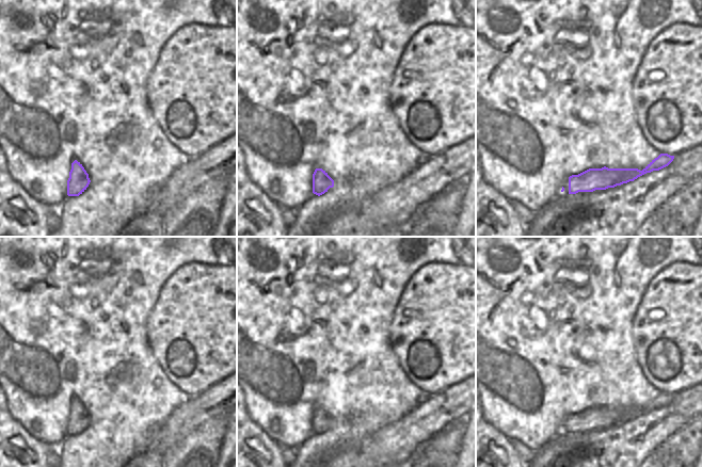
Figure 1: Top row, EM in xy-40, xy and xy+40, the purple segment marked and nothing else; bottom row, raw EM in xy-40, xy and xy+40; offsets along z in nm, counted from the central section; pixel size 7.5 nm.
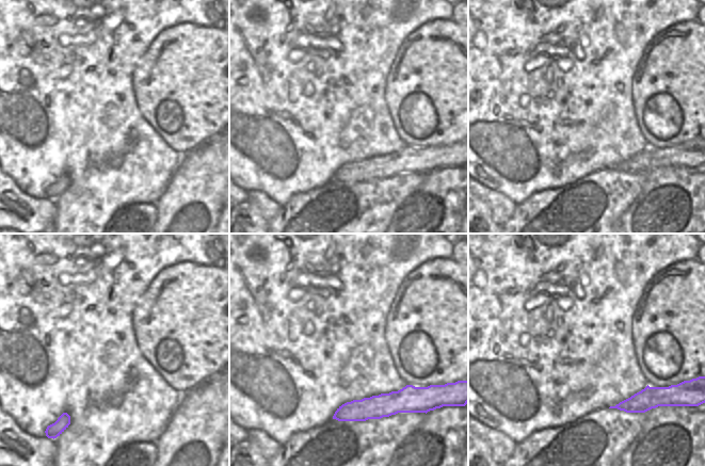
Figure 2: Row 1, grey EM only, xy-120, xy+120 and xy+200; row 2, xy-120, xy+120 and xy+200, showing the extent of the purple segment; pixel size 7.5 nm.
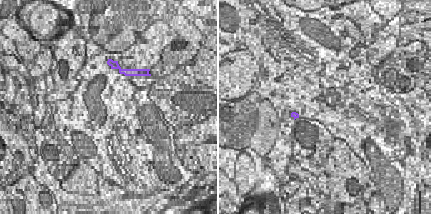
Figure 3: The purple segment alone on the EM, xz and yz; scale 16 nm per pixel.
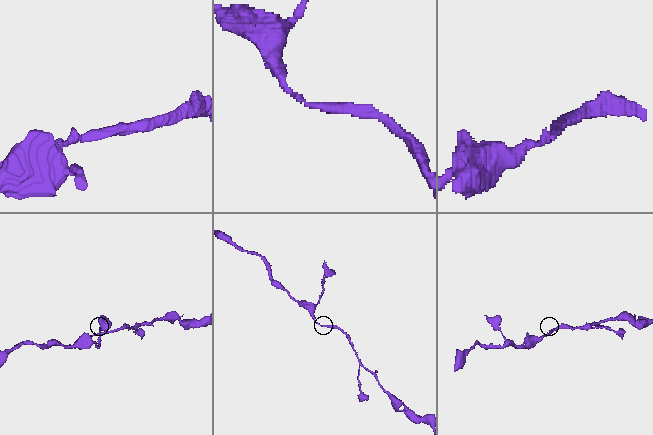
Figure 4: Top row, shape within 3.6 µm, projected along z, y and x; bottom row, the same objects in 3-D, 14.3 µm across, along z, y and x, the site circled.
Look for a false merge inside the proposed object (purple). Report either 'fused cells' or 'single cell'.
single cell

